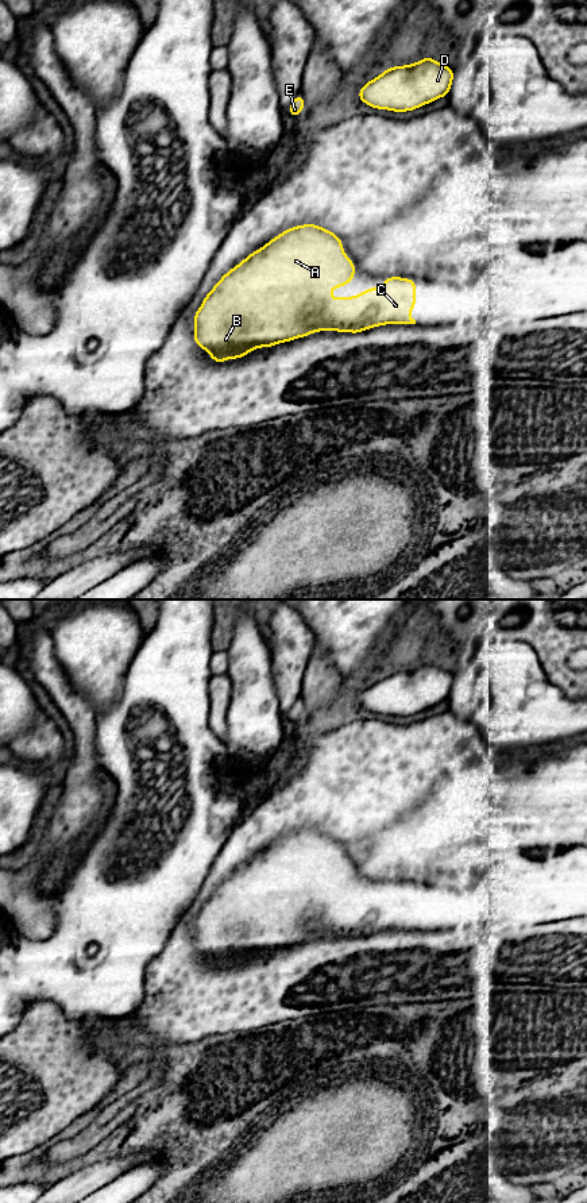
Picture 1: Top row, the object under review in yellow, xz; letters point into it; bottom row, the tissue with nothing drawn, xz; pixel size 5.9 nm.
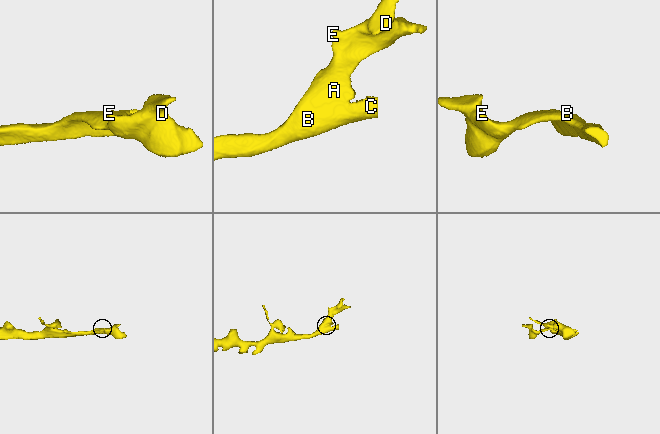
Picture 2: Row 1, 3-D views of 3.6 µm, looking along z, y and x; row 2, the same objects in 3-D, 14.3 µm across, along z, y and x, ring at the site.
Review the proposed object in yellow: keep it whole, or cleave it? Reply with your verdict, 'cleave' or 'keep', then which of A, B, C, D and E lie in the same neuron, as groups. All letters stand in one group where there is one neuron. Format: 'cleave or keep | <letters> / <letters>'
keep | A B C D E

